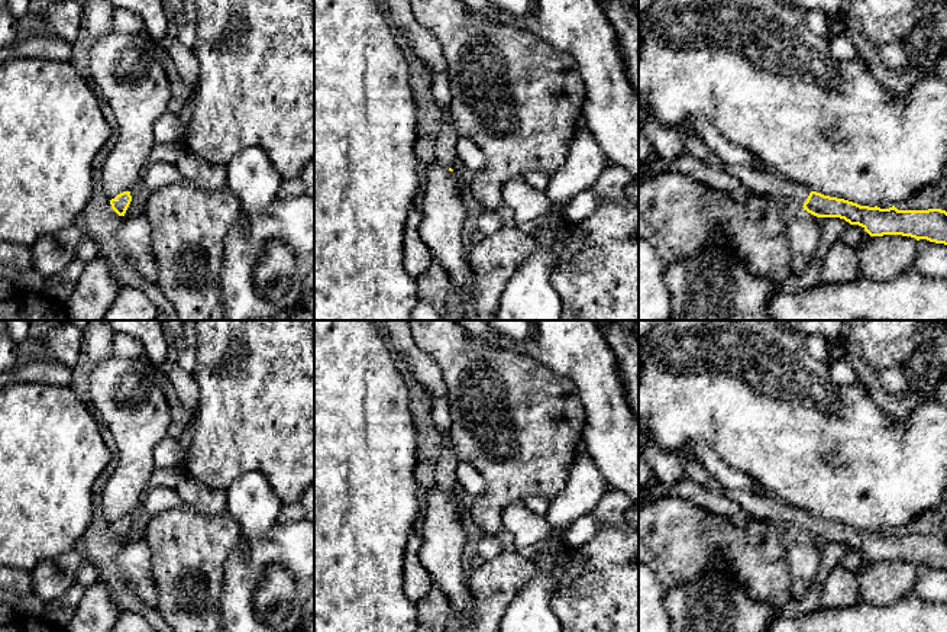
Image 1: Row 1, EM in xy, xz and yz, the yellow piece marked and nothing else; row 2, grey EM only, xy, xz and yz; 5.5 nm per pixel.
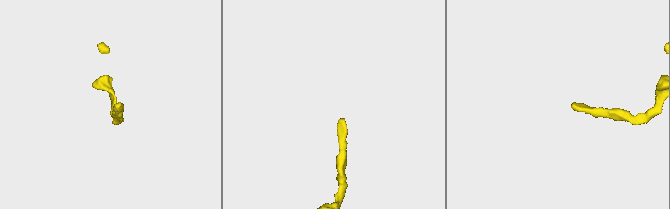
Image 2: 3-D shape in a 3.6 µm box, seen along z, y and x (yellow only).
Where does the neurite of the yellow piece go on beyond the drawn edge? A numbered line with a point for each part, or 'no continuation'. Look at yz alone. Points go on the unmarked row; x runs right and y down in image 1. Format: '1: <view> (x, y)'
1: yz (773, 508)

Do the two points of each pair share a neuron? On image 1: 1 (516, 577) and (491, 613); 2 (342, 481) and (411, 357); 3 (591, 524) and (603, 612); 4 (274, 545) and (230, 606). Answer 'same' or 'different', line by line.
1: same
2: different
3: different
4: same

